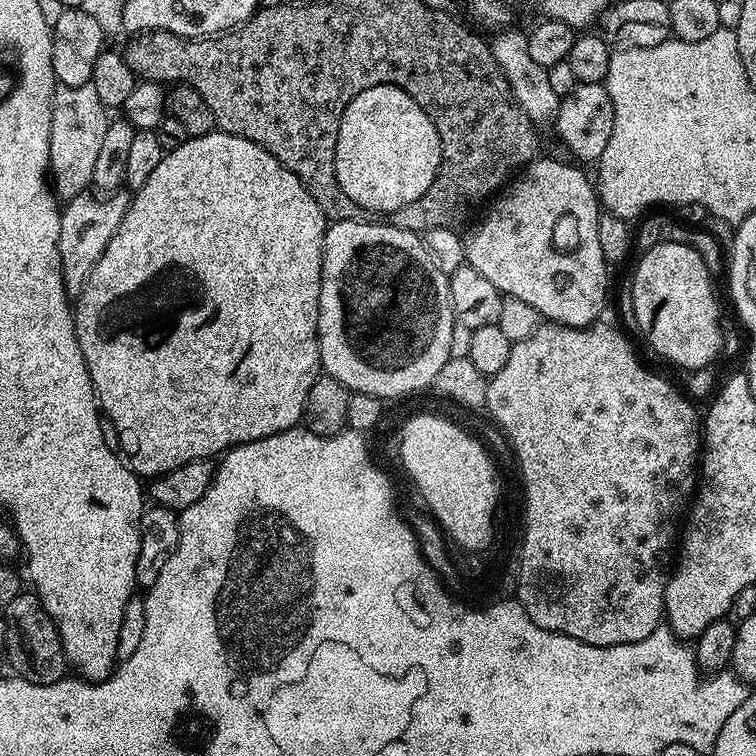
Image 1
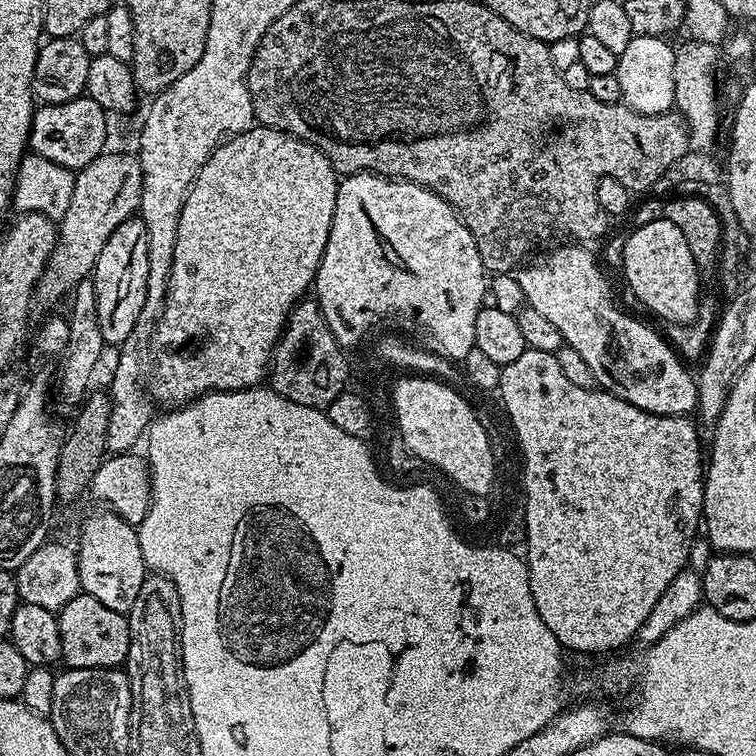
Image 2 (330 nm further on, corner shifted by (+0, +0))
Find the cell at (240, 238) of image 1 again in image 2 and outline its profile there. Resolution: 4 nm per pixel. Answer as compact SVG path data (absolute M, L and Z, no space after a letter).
M254 126L249 132L238 134L233 140L227 140L202 166L196 175L188 196L184 199L184 209L180 215L178 242L174 248L174 262L170 266L168 293L164 299L164 309L156 325L154 344L156 340L156 365L150 368L150 396L153 401L168 404L164 406L183 406L189 400L204 395L205 392L233 392L243 388L255 388L260 380L269 375L272 363L272 351L284 333L284 325L292 314L292 309L305 299L304 292L313 287L316 271L322 262L322 254L326 250L326 242L330 234L330 226L334 218L336 205L336 173L326 154L318 150L307 140L300 140L288 132L279 132L273 128Z

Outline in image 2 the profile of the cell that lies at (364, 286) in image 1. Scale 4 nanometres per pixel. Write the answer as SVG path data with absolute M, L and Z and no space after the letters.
M355 172L352 176L343 177L336 186L336 205L334 218L330 226L330 234L326 242L326 250L322 254L322 262L316 271L314 281L314 299L319 304L325 322L330 326L334 338L342 346L356 344L379 320L393 320L396 324L404 324L412 320L412 332L420 336L419 343L430 352L443 356L451 362L463 361L470 350L476 347L474 342L474 321L483 308L482 294L486 287L486 273L482 266L482 258L478 254L478 246L474 242L474 234L465 226L459 212L450 207L438 194L420 184L411 184L409 180L379 176L376 172Z

